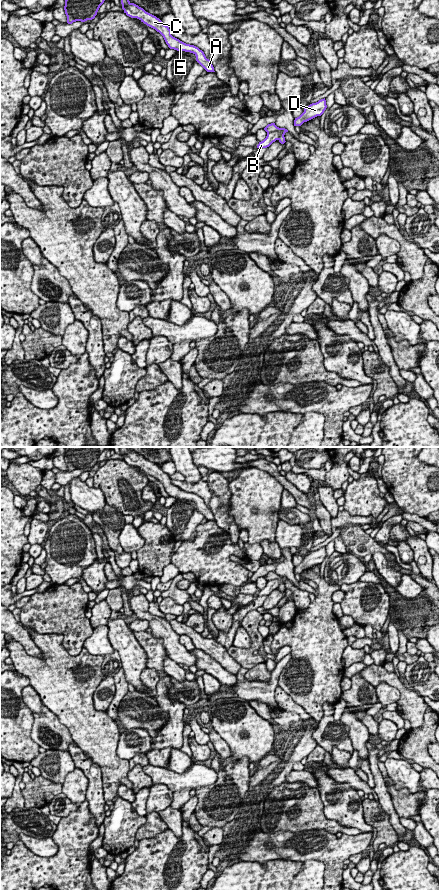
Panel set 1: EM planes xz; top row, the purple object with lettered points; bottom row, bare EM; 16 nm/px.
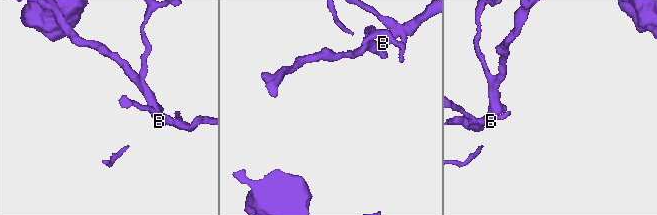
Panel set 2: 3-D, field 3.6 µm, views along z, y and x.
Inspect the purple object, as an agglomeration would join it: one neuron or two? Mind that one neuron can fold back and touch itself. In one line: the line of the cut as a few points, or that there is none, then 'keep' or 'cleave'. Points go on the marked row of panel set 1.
xz (281, 128), (267, 133) | cleave

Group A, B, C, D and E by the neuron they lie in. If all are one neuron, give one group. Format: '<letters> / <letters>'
A C E / B D

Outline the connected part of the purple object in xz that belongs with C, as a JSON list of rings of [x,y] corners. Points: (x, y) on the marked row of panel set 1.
[[[121,0],[121,4],[122,9],[127,16],[131,18],[137,18],[147,26],[159,32],[163,36],[166,44],[170,49],[193,53],[196,56],[196,61],[207,72],[215,72],[211,61],[206,58],[202,50],[194,45],[186,44],[179,39],[173,37],[171,35],[172,31],[169,29],[168,26],[164,25],[159,18],[146,12],[143,8],[134,3],[131,3],[129,0]]]

